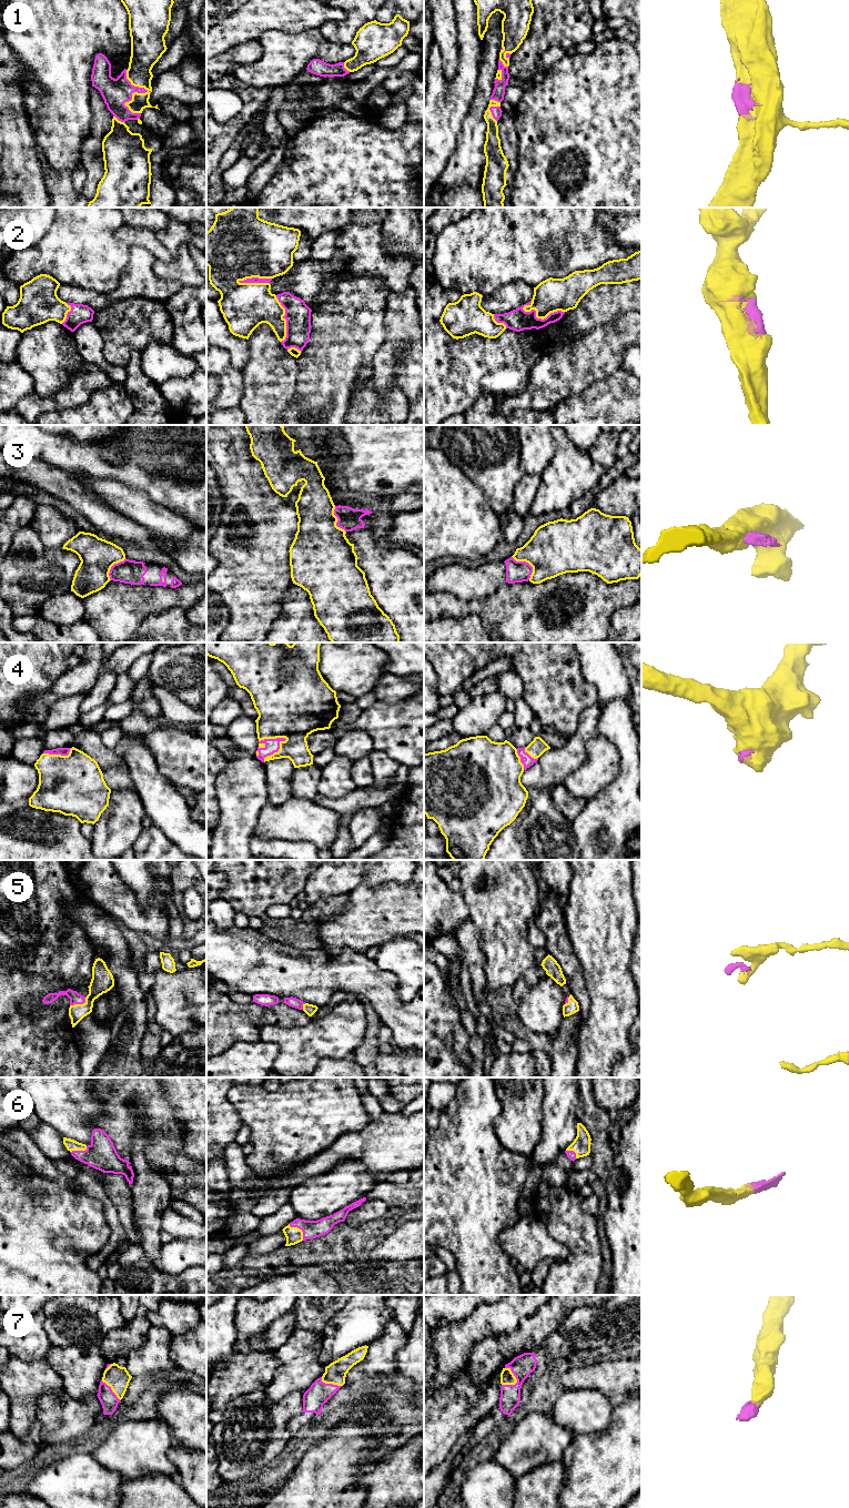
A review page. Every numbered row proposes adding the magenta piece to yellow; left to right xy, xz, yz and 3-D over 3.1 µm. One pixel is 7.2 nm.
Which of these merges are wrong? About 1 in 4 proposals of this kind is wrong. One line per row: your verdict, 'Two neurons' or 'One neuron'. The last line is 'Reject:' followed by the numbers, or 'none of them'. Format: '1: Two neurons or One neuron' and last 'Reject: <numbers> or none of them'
1: One neuron
2: One neuron
3: Two neurons
4: One neuron
5: One neuron
6: One neuron
7: One neuron
Reject: 3

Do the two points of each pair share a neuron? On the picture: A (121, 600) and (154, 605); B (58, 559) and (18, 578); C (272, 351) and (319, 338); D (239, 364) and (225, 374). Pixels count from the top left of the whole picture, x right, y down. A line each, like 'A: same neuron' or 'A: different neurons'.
A: same neuron
B: same neuron
C: different neurons
D: different neurons

